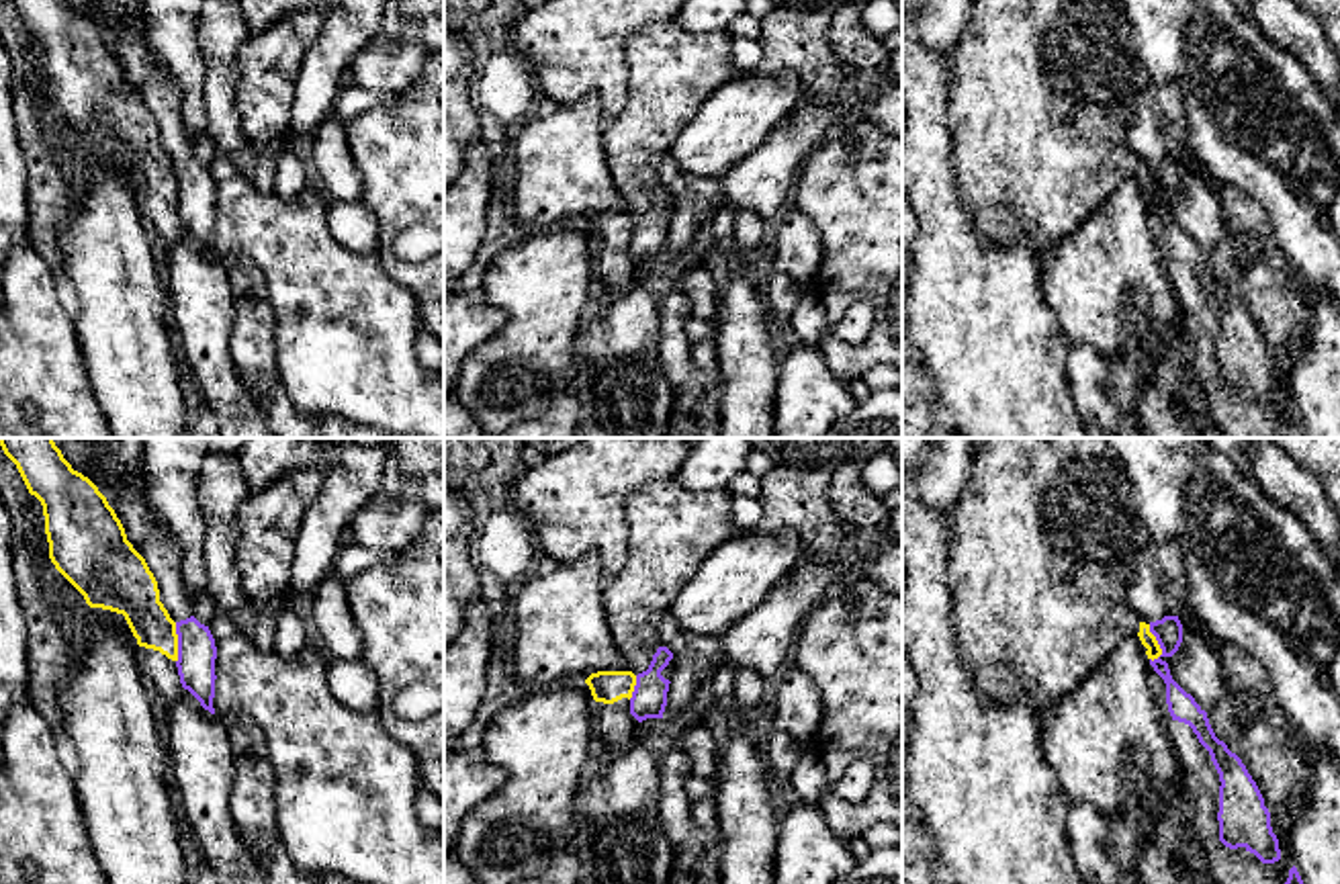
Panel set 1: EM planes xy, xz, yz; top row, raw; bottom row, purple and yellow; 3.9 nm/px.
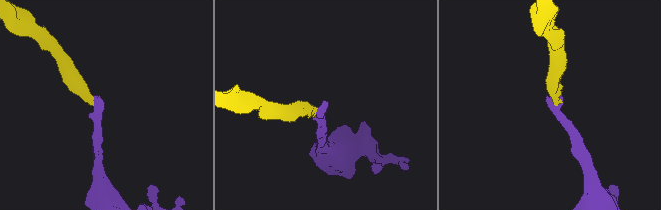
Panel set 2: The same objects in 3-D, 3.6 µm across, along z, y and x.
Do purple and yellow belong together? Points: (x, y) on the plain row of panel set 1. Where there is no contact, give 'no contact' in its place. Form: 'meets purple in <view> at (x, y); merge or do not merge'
meets purple in yz at (1158, 185); do not merge

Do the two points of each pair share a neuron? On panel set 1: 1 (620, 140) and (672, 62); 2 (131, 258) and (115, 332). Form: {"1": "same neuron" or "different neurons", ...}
{"1": "same neuron", "2": "same neuron"}

